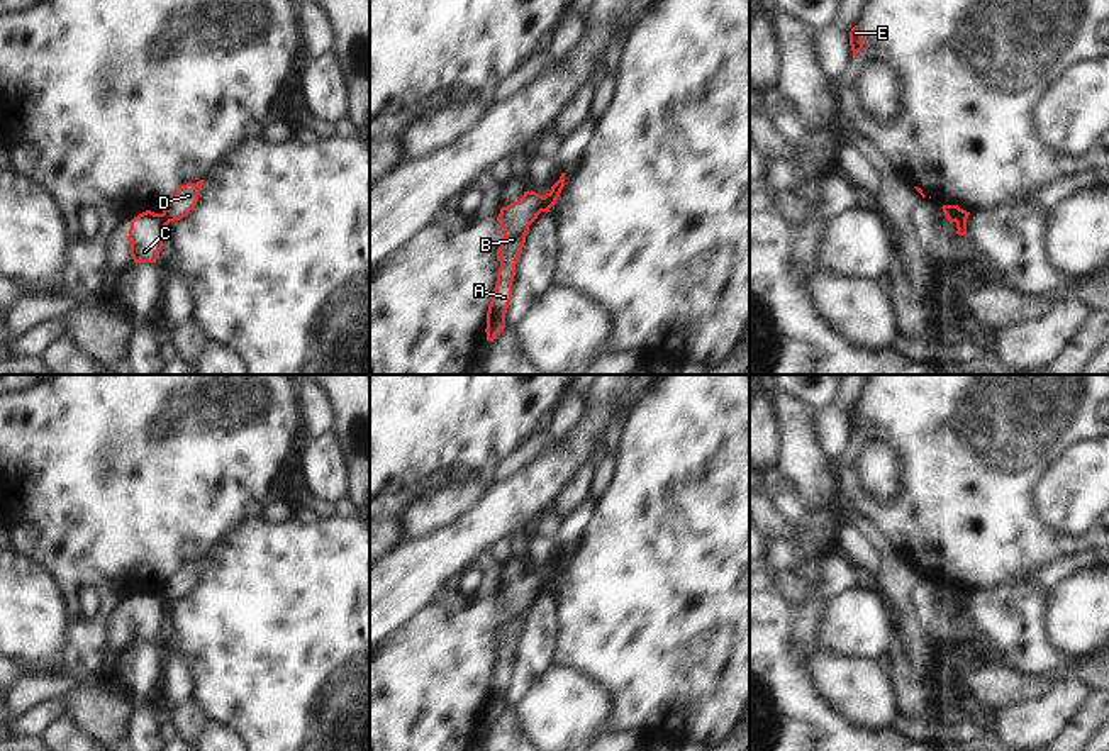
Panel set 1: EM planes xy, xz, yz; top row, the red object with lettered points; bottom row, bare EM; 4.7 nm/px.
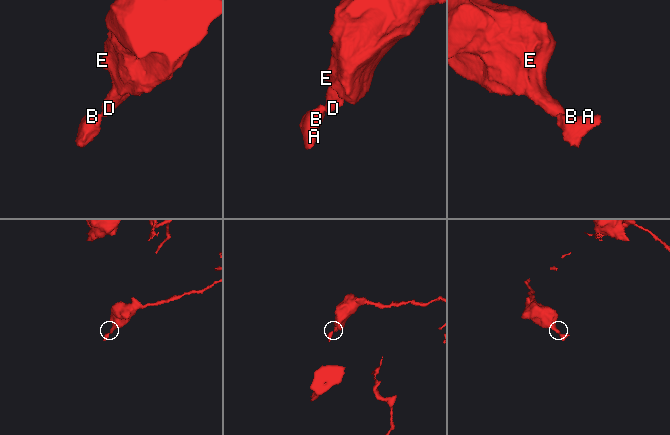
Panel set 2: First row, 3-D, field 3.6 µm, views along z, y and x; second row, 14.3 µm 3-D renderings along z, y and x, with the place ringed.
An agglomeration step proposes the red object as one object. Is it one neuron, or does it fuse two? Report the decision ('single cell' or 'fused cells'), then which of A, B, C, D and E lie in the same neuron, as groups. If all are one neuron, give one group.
fused cells; groups A B C / D E

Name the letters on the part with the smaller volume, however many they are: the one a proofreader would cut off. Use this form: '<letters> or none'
A, B, C

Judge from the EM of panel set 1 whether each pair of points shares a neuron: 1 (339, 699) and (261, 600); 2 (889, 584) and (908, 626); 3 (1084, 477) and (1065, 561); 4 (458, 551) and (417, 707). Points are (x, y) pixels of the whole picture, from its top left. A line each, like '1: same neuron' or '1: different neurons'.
1: same neuron
2: same neuron
3: same neuron
4: different neurons

